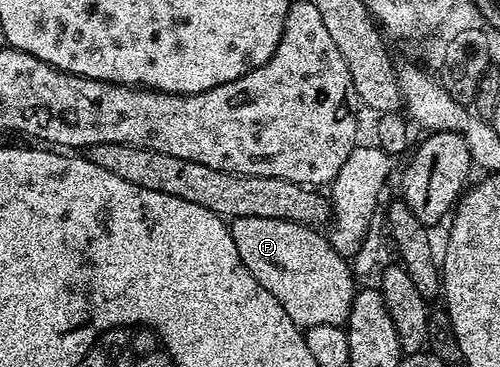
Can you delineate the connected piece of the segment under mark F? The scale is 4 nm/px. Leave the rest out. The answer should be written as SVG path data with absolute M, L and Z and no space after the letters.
M237 217L230 222L233 243L237 243L237 255L241 255L241 263L249 267L249 275L285 307L285 315L293 319L293 323L306 331L309 327L321 327L322 324L343 325L351 313L353 299L357 292L355 277L351 274L348 258L331 246L331 242L318 228L293 223L285 219L261 219L260 217Z

